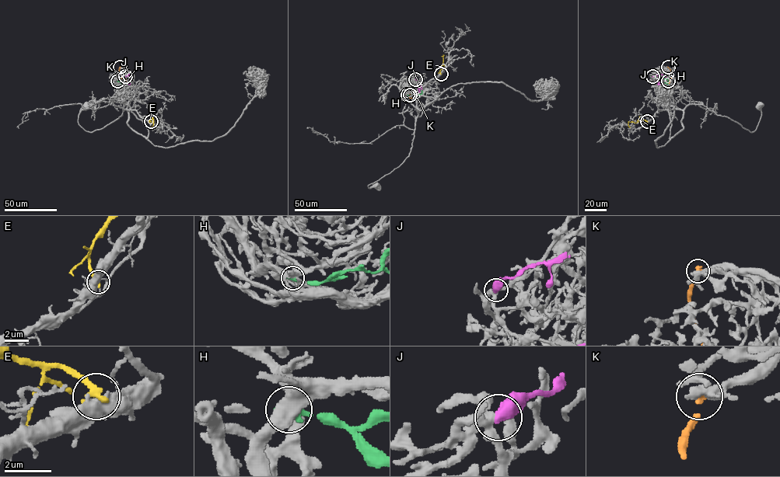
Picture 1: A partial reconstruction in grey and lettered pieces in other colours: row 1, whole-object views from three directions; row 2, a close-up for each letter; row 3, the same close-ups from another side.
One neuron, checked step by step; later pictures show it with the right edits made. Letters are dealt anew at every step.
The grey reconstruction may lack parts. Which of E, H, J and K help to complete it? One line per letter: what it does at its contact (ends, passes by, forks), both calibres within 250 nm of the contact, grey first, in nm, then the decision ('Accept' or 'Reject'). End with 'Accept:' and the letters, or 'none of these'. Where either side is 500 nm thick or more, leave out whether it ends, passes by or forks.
E: Thickness 550 nm (grey) against 280 nm. Reject
H: Thickness 550 nm (grey) against 340 nm. Reject
J: Thickness 300 nm (grey) against 550 nm. Reject
K: It ends there. Thickness 320 nm (grey) against 280 nm. Reject
Accept: none of these

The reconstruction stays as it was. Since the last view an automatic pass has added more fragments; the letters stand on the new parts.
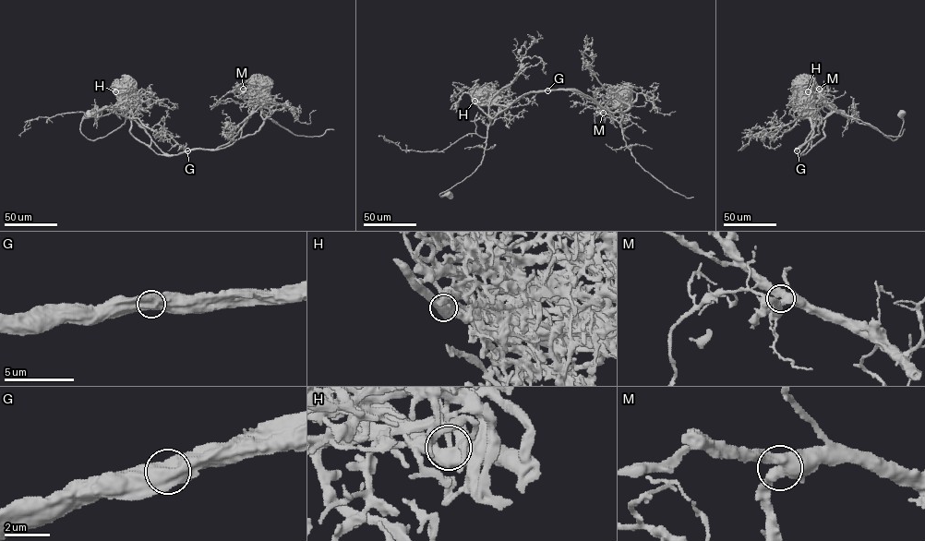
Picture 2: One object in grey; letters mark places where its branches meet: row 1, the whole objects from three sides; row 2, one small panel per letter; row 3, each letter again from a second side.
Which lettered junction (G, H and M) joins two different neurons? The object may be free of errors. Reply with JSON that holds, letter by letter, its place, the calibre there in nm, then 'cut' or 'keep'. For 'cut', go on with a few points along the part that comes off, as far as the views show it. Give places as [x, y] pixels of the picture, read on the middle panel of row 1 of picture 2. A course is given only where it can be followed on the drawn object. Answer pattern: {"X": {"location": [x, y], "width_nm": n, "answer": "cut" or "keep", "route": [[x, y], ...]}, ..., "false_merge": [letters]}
{"G": {"location": [547, 90], "width_nm": 850, "answer": "cut", "route": [[547, 90], [575, 89], [611, 111], [620, 112], [622, 135], [635, 161], [668, 188], [686, 198], [693, 197]]}, "H": {"location": [474, 101], "width_nm": 600, "answer": "keep"}, "M": {"location": [603, 113], "width_nm": 500, "answer": "keep"}, "false_merge": ["G"]}

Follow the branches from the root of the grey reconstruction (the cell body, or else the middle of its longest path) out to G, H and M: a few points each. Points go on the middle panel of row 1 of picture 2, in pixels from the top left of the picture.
G: (449, 193), (439, 195), (470, 175), (480, 163), (489, 116), (494, 117), (523, 94), (547, 90)
H: (449, 193), (439, 195), (470, 175), (484, 155), (490, 123), (488, 107), (492, 104), (488, 101), (474, 101)
M: (449, 193), (439, 195), (480, 163), (489, 116), (522, 95), (575, 90), (618, 107), (603, 113)

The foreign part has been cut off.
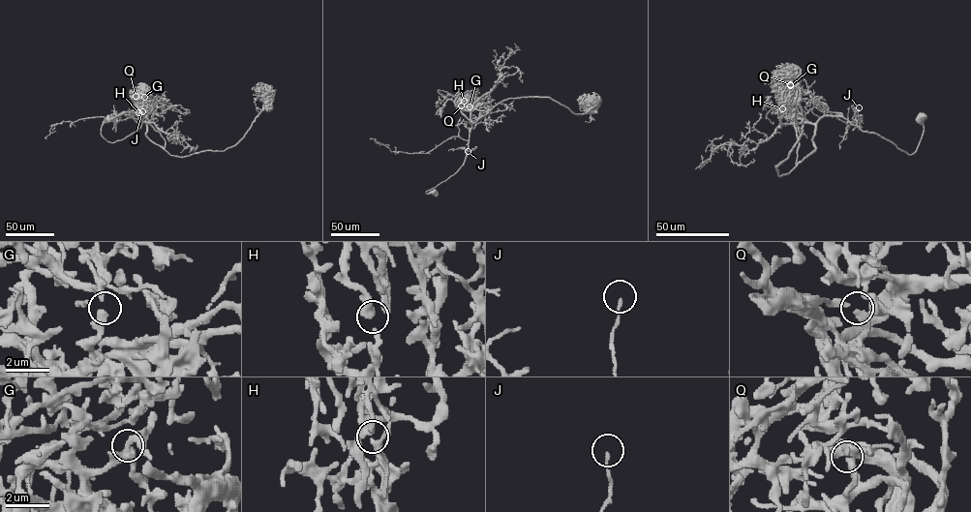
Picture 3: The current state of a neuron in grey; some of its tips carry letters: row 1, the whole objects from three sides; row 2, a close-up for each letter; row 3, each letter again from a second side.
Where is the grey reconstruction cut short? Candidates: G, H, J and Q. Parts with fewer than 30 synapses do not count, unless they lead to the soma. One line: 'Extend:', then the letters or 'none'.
Extend: none

